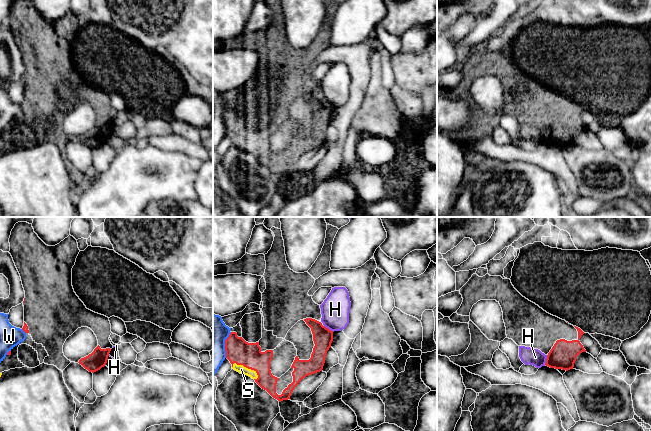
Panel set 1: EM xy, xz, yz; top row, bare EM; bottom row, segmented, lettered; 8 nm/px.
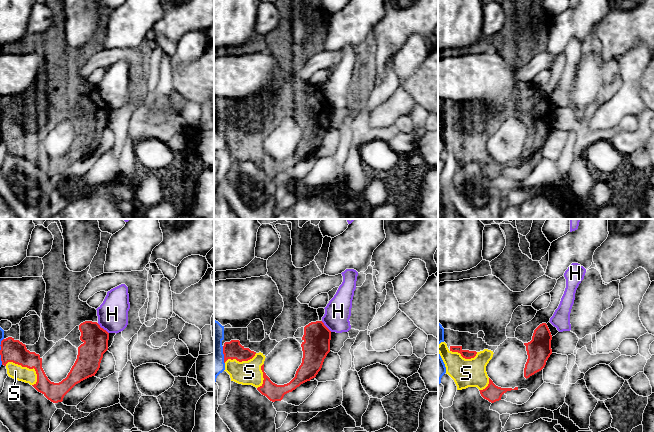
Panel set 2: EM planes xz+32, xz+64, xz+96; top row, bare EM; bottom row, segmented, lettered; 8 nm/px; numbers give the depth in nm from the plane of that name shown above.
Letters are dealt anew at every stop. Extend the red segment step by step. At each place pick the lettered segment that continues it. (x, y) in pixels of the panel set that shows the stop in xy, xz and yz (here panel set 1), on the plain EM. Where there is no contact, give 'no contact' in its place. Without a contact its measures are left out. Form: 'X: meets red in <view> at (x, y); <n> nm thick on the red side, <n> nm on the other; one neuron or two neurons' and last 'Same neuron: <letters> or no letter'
H: meets red in yz at (546, 136); 220 nm thick on the red side, 140 nm on the other; two neurons
S: meets red in xz at (246, 143); 200 nm thick on the red side, 70 nm on the other; one neuron
W: meets red in xz at (225, 121); 200 nm thick on the red side, 240 nm on the other; two neurons
Same neuron: S

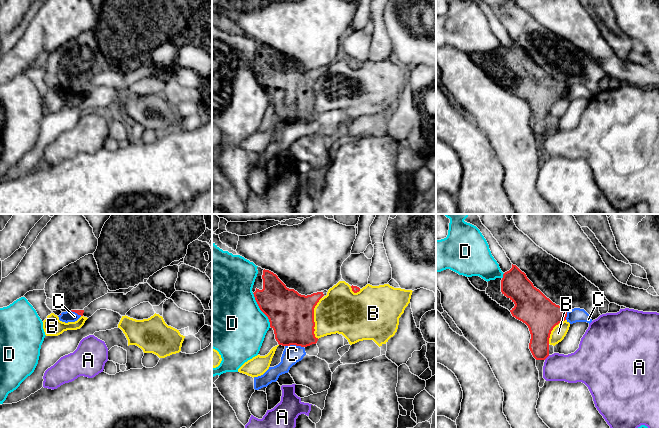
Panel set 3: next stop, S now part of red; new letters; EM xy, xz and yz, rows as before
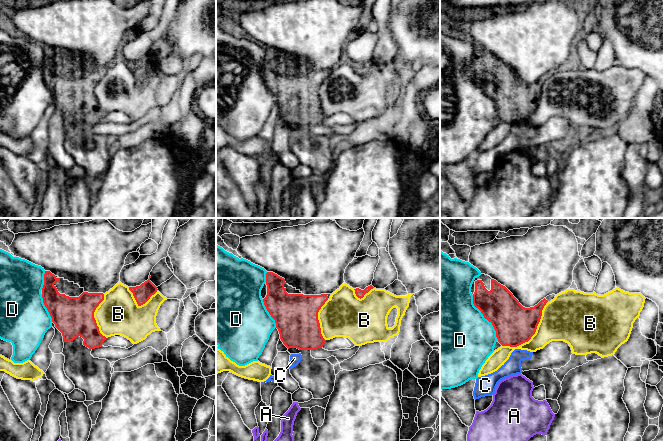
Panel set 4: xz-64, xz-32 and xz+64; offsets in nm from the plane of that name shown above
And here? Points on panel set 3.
A: meets red in yz at (546, 133); 190 nm thick on the red side, 240 nm on the other; two neurons
B: meets red in xz at (313, 94); 360 nm thick on the red side, 360 nm on the other; two neurons
C: meets red in xz at (294, 120); 360 nm thick on the red side, 150 nm on the other; two neurons
D: meets red in xz at (260, 85); 360 nm thick on the red side, 500 nm on the other; two neurons
Same neuron: no letter

